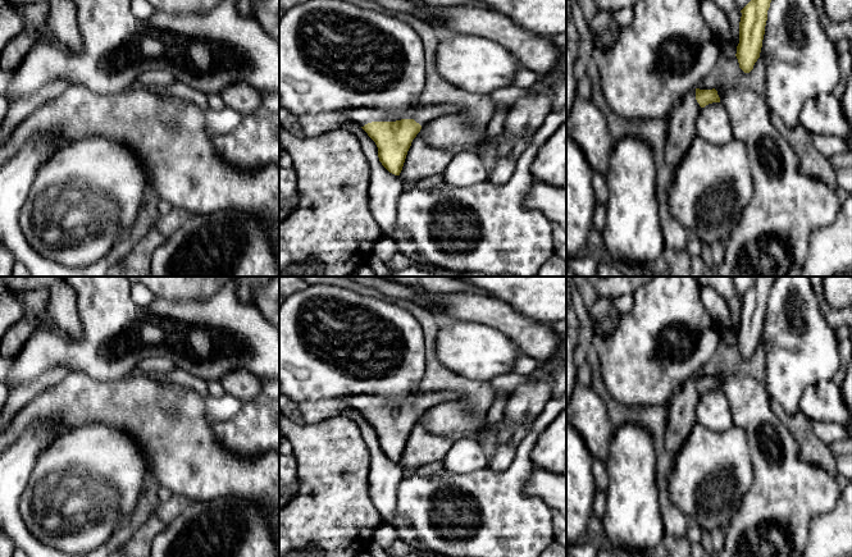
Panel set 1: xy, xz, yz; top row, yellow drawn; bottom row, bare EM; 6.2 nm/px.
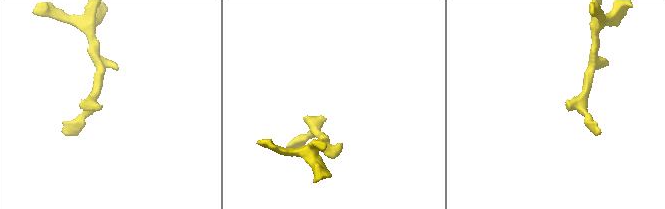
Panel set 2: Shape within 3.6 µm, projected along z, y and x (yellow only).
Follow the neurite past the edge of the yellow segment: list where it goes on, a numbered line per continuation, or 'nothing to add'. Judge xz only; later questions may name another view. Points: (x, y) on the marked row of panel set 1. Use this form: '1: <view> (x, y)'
1: xz (420, 114)

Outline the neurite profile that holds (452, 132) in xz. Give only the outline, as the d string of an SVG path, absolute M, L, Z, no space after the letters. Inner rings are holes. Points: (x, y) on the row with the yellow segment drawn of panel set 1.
M454 113L428 122L419 133L428 145L454 155L464 151L479 154L482 146L497 142L488 138L486 129L474 128L471 123L474 120L464 114Z

